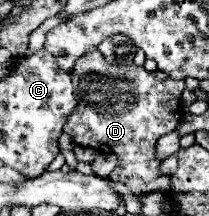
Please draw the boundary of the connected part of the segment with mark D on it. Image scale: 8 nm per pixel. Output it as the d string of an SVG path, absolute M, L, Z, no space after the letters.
M97 49L87 53L85 57L81 57L75 63L75 71L71 73L71 77L73 77L77 107L69 115L63 131L81 147L91 147L101 153L117 155L119 165L111 171L109 179L127 185L133 195L141 197L141 195L155 193L155 191L167 193L169 185L171 185L171 175L161 173L159 167L161 167L163 159L155 157L155 149L157 149L157 139L165 133L175 131L177 125L181 123L181 117L175 117L175 115L179 115L177 111L181 109L181 93L185 89L185 83L181 79L175 81L161 71L149 73L149 71L145 71L145 67L139 67L135 63L131 63L131 65L109 63Z

